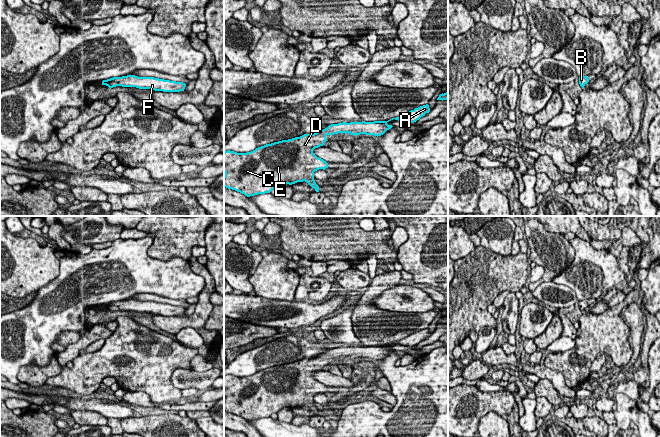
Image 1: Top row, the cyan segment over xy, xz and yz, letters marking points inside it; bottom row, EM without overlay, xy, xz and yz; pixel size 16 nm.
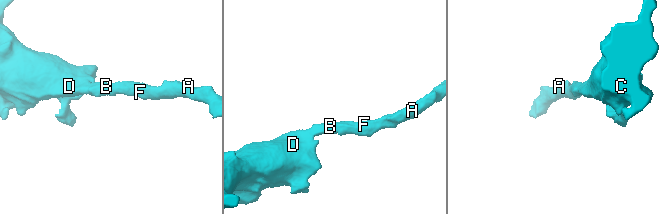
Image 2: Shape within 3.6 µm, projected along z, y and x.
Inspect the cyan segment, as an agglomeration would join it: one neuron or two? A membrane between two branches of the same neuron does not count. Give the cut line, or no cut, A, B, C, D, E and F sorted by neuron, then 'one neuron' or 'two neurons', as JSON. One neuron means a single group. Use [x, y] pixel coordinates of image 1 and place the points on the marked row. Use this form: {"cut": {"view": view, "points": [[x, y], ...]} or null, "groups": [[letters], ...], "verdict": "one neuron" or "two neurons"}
{"cut": null, "groups": [["A", "B", "C", "D", "E", "F"]], "verdict": "one neuron"}

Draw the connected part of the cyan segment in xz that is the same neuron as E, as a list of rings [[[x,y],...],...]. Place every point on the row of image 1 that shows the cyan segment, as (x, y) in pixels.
[[[426,104],[426,105],[420,106],[420,107],[418,107],[418,108],[415,108],[414,110],[411,110],[411,111],[407,112],[406,114],[400,115],[399,117],[392,118],[392,119],[390,119],[390,120],[388,120],[388,121],[374,121],[374,122],[365,122],[365,121],[362,121],[362,122],[350,122],[350,123],[343,122],[343,123],[338,123],[338,124],[331,124],[331,125],[329,125],[327,128],[325,128],[325,129],[323,129],[323,130],[320,130],[320,131],[318,131],[318,132],[316,132],[316,133],[314,133],[314,134],[304,134],[304,135],[302,135],[302,136],[300,136],[300,137],[295,137],[295,138],[288,139],[288,140],[282,140],[282,141],[274,142],[274,143],[271,143],[271,144],[266,144],[266,145],[264,145],[264,146],[261,146],[261,147],[256,148],[255,150],[253,150],[253,151],[251,151],[251,152],[247,152],[247,153],[237,153],[237,152],[230,151],[230,150],[225,151],[225,152],[224,152],[224,173],[225,173],[225,175],[224,175],[224,186],[225,186],[226,188],[228,188],[228,189],[235,190],[235,191],[237,191],[237,192],[240,192],[240,193],[244,194],[244,195],[247,196],[247,197],[250,197],[250,196],[254,196],[254,195],[258,195],[258,194],[270,193],[273,189],[278,189],[278,188],[279,188],[281,185],[283,185],[283,184],[292,185],[292,184],[295,184],[295,183],[297,183],[297,182],[303,182],[303,181],[305,181],[305,182],[307,182],[312,188],[314,188],[316,192],[319,192],[319,186],[316,184],[316,182],[315,182],[315,180],[314,180],[314,172],[317,171],[317,170],[319,170],[319,169],[325,170],[326,168],[328,168],[328,163],[327,163],[326,161],[324,161],[323,159],[317,157],[317,156],[313,153],[313,150],[314,150],[315,148],[318,148],[318,147],[320,147],[320,146],[323,146],[324,143],[325,143],[326,141],[328,141],[328,140],[326,139],[326,136],[327,136],[327,135],[334,135],[334,134],[338,134],[338,133],[345,133],[345,134],[349,133],[350,135],[354,135],[354,136],[360,135],[360,134],[366,134],[366,135],[374,135],[374,136],[377,136],[377,137],[378,137],[378,136],[383,135],[387,130],[389,130],[389,129],[391,129],[391,128],[393,127],[392,125],[388,125],[388,124],[387,124],[389,121],[391,121],[391,120],[393,120],[393,119],[398,120],[398,121],[401,121],[401,122],[414,123],[414,122],[416,122],[417,120],[419,120],[421,117],[425,116],[426,113],[429,113],[429,112],[430,112],[429,105]]]

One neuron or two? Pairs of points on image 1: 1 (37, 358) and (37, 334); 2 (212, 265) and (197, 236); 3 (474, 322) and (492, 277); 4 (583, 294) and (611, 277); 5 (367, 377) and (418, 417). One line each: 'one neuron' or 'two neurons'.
1: one neuron
2: two neurons
3: one neuron
4: one neuron
5: two neurons

